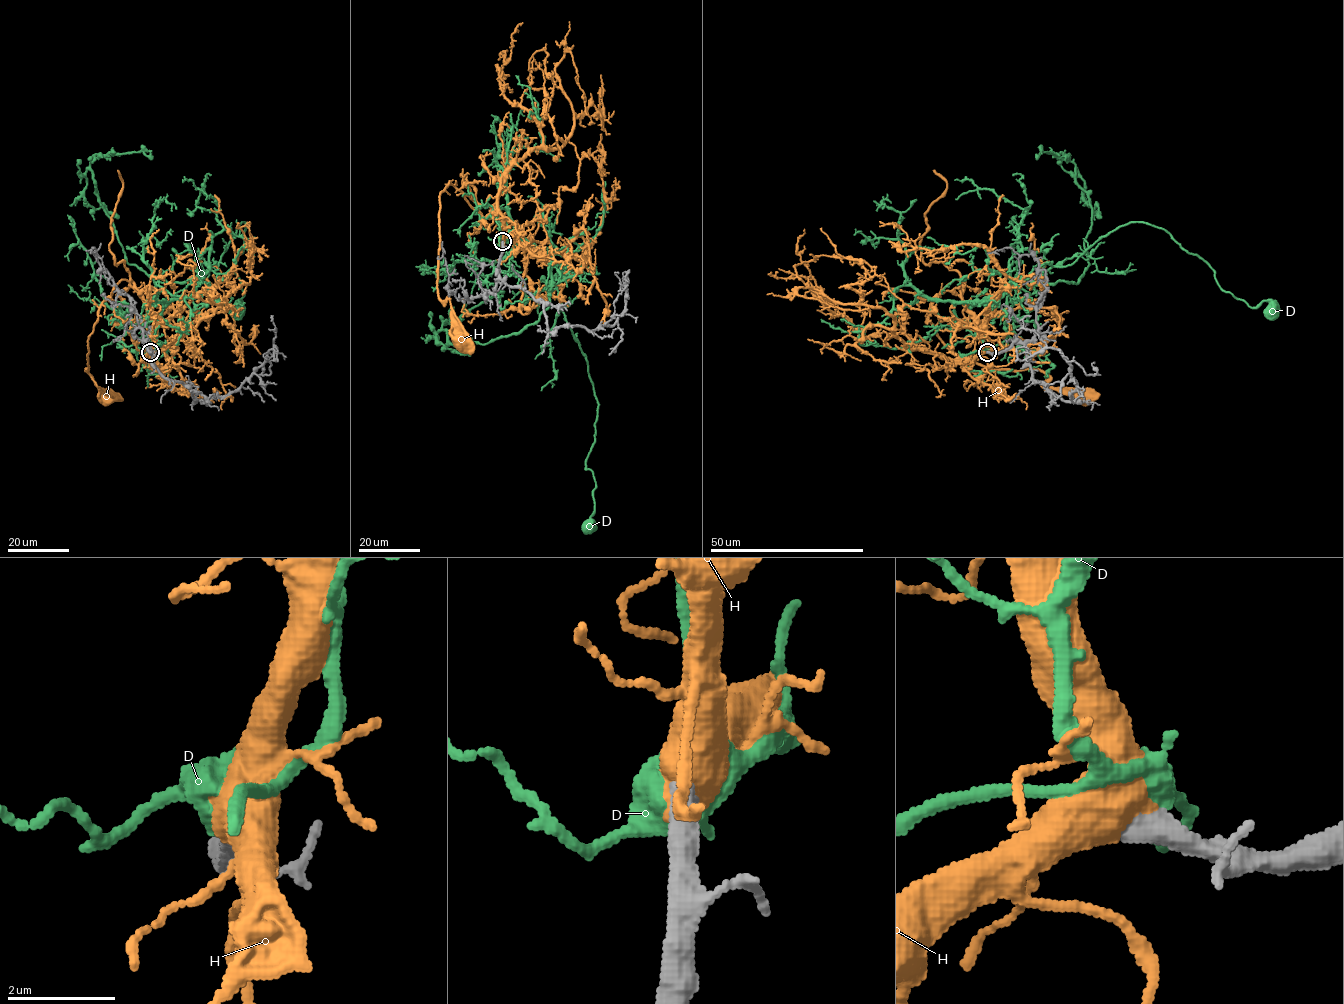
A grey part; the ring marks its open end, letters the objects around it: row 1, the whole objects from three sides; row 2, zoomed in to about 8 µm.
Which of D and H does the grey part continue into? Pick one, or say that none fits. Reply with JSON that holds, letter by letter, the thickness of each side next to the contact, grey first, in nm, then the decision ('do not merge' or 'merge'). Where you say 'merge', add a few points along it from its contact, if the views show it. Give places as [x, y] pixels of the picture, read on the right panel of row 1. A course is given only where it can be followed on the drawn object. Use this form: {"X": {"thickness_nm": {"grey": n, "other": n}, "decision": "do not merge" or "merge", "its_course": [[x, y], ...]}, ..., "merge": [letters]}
{"D": {"thickness_nm": {"grey": 600, "other": 440}, "decision": "do not merge"}, "H": {"thickness_nm": {"grey": 600, "other": 700}, "decision": "merge", "its_course": [[987, 351], [954, 279], [927, 313], [940, 340], [987, 367], [1040, 369], [1045, 386], [1086, 394]]}, "merge": ["H"]}

